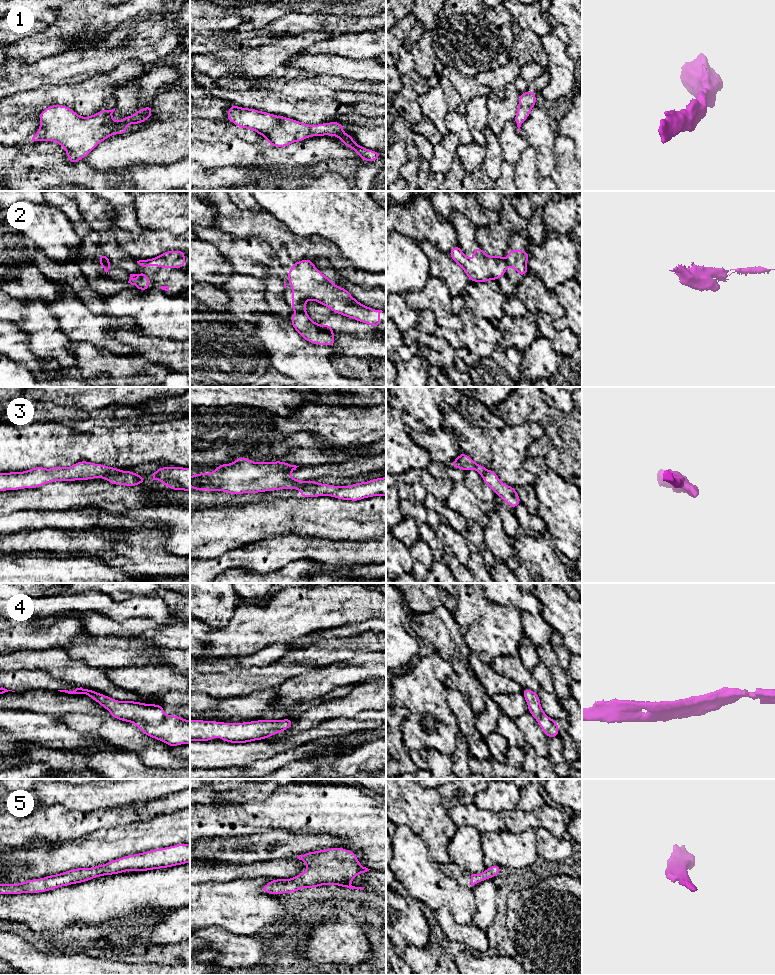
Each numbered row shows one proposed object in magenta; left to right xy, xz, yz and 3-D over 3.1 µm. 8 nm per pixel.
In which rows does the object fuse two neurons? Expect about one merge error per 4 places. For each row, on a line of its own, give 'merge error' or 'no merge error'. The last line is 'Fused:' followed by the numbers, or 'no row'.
1: no merge error
2: merge error
3: merge error
4: no merge error
5: no merge error
Fused: 2, 3

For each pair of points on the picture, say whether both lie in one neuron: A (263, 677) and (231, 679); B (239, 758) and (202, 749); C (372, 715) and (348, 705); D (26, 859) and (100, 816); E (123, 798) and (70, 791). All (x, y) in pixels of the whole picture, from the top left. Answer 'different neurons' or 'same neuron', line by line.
A: same neuron
B: same neuron
C: different neurons
D: different neurons
E: same neuron

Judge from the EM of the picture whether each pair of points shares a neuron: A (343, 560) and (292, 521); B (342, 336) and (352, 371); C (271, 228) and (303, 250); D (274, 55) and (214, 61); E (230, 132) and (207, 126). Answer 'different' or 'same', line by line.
A: different
B: same
C: same
D: same
E: same

